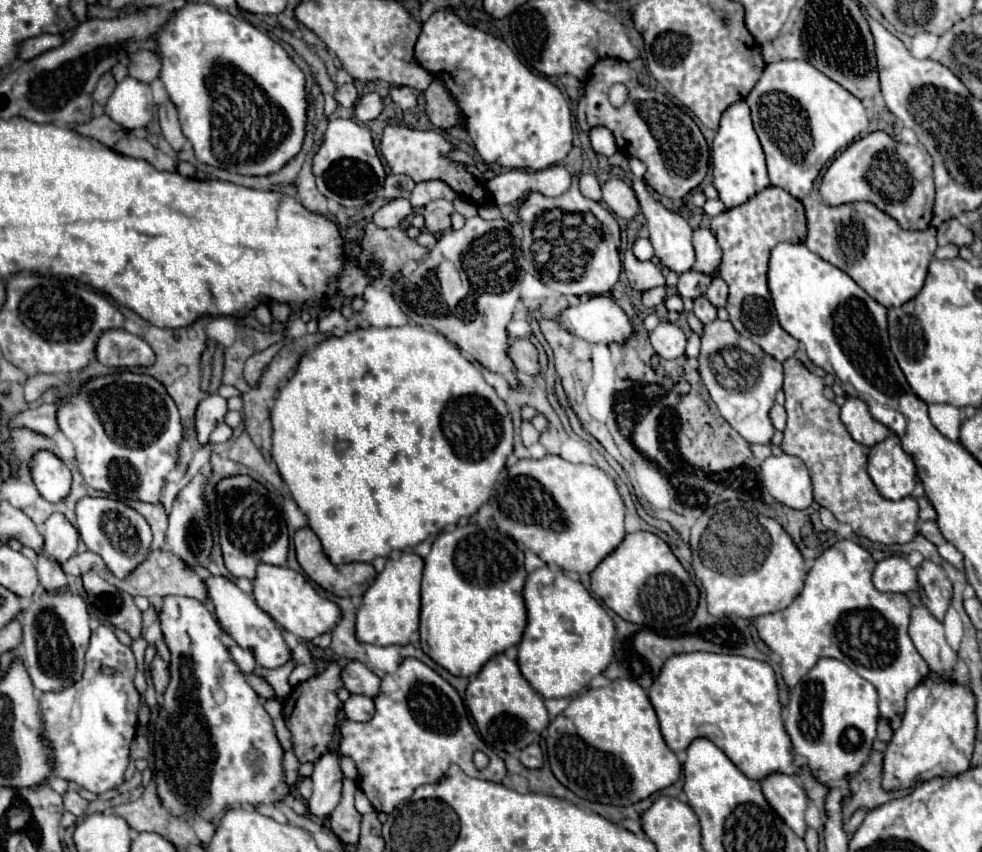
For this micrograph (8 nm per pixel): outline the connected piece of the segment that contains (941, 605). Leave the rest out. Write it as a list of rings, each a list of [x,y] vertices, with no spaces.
[[[925,559],[917,569],[917,581],[919,581],[921,603],[931,611],[931,615],[935,615],[935,619],[943,621],[945,611],[951,605],[951,593],[953,593],[945,569]]]

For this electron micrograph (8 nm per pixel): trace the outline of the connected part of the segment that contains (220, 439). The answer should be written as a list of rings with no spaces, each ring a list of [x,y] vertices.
[[[219,423],[219,425],[215,427],[215,431],[211,433],[209,441],[211,441],[211,443],[225,443],[227,439],[231,439],[231,435],[233,435],[233,429],[227,427],[225,423]]]

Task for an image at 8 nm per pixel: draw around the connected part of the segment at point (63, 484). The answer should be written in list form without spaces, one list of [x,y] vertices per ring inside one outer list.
[[[41,449],[35,451],[29,463],[31,479],[41,493],[51,503],[57,503],[69,495],[71,489],[71,471],[65,467],[65,463],[51,451]]]

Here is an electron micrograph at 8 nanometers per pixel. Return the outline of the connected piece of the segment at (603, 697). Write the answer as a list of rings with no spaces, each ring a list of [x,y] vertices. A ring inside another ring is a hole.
[[[615,679],[607,687],[571,697],[567,709],[549,723],[545,741],[557,781],[575,795],[597,803],[633,805],[669,787],[681,775],[681,763],[661,737],[645,689],[629,679]]]

